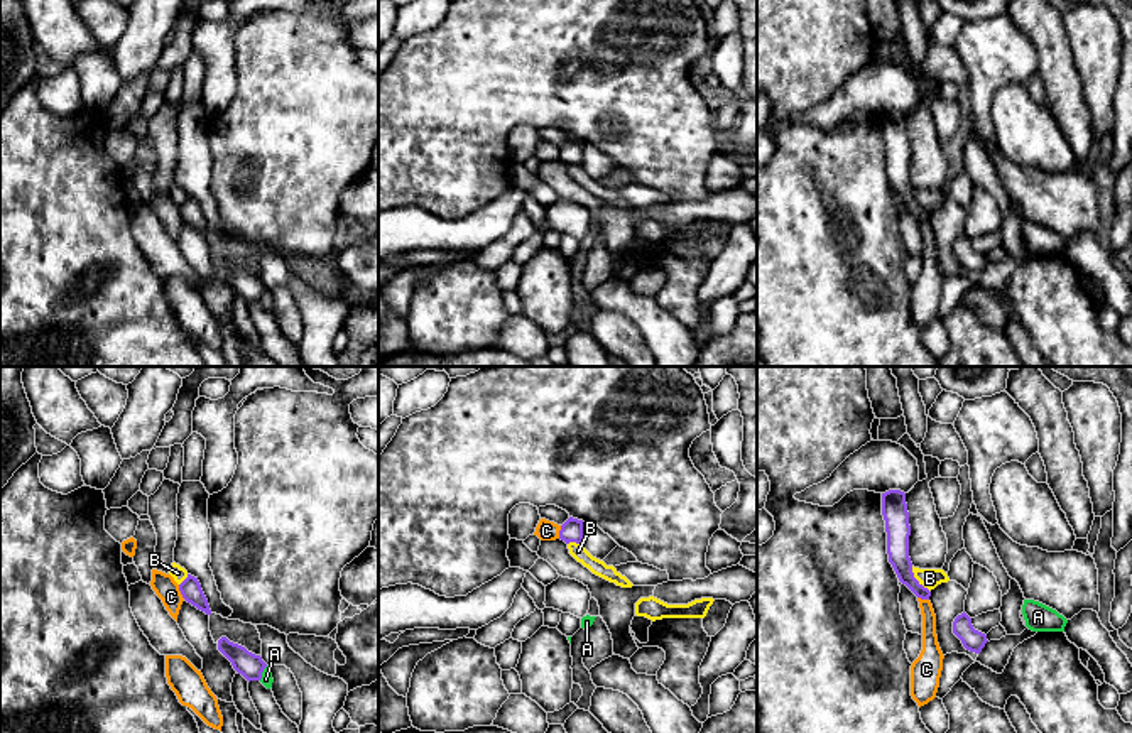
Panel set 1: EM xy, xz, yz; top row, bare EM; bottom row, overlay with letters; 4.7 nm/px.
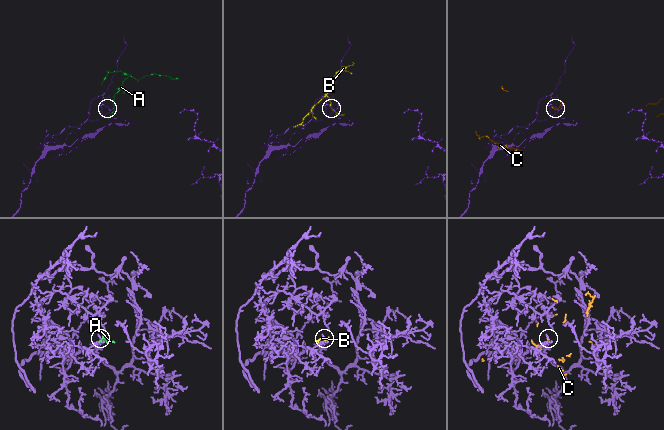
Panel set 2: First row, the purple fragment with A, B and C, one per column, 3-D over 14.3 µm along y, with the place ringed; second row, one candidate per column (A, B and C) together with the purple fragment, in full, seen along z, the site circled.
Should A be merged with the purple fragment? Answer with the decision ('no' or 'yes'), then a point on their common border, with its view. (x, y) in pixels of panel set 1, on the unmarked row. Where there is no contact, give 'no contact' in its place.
no; contact xy (262, 293)

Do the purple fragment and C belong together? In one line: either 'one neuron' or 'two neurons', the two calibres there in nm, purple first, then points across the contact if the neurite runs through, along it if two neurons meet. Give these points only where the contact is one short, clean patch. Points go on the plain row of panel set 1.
two neurons | 100/110 nm

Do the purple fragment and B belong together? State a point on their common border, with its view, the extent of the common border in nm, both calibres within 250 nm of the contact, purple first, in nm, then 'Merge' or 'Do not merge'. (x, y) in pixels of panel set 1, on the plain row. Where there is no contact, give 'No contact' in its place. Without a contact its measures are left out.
Touches purple at yz (916, 201). Shared border 160 nm. Thickness 110 nm (purple) against 100 nm. Do not merge

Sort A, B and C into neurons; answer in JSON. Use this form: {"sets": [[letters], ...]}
{"sets": [["A"], ["B", "C"]]}

